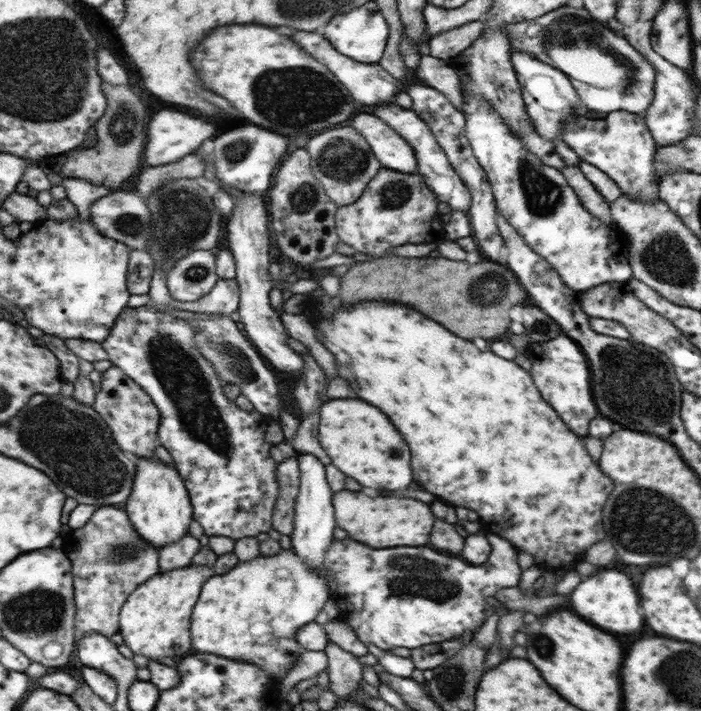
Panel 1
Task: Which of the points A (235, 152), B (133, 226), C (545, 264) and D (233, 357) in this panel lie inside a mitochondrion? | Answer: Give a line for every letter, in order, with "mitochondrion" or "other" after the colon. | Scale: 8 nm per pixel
A: mitochondrion
B: mitochondrion
C: other
D: mitochondrion

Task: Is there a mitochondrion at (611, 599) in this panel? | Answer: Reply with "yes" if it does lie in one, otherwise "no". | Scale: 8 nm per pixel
no

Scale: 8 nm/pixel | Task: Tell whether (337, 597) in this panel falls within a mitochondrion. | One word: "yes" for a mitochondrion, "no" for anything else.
no

